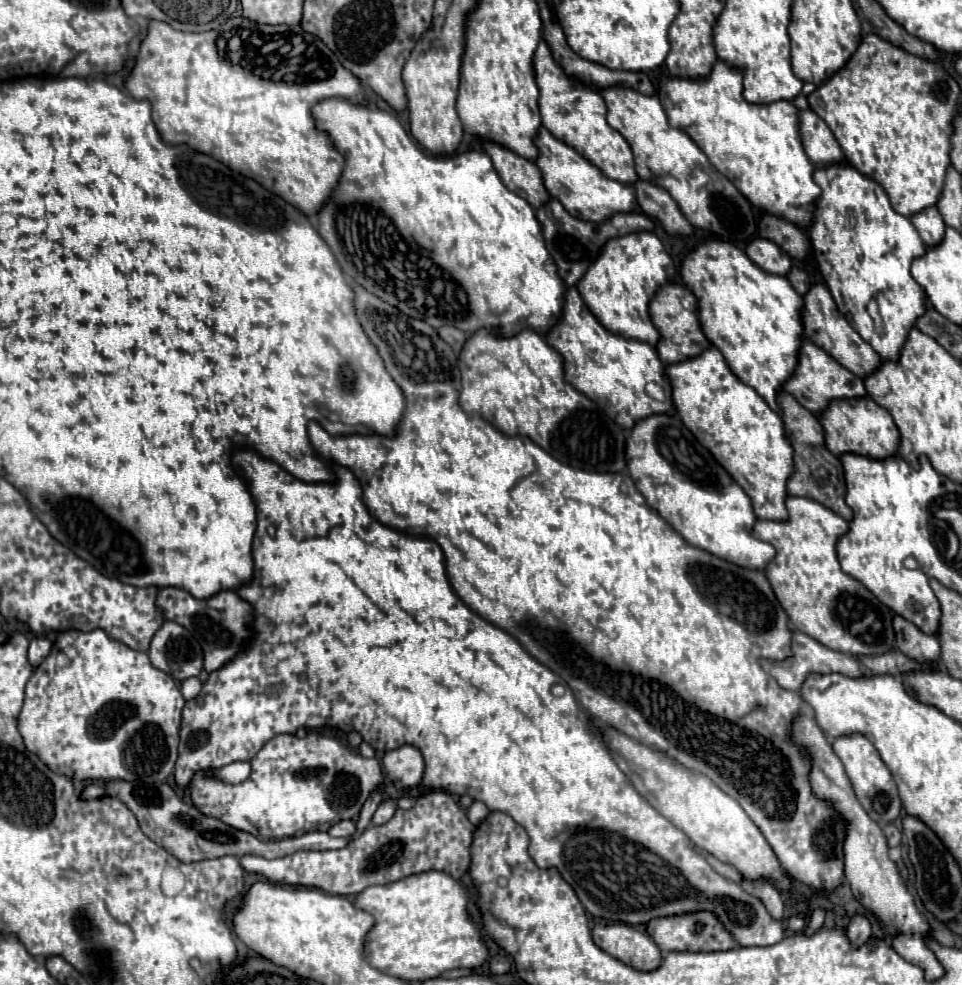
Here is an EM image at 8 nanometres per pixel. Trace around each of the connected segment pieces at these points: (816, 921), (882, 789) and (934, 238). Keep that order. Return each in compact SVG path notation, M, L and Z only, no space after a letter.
M816 909L812 915L810 915L810 921L804 929L804 935L814 935L816 931L820 931L824 925L824 911L822 909Z
M850 735L850 737L834 739L832 749L840 757L840 761L844 763L846 775L850 777L850 781L854 785L854 791L856 791L856 797L862 803L862 807L866 809L866 813L874 821L884 821L884 823L894 821L902 811L902 801L898 797L896 783L892 781L892 775L886 769L884 761L880 759L876 747L864 735Z
M936 207L924 209L922 213L914 215L910 221L918 229L918 233L920 233L922 241L926 243L926 247L936 247L942 241L944 231L946 231L946 225L944 225L942 215L938 213Z

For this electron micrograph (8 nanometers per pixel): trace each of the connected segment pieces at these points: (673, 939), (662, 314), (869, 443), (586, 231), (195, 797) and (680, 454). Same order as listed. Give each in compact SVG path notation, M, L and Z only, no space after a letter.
M694 911L670 917L656 917L646 923L648 935L656 941L662 951L728 951L738 947L730 931L724 929L722 921L712 911Z
M670 283L666 285L666 289L662 289L662 293L658 293L658 297L654 297L654 301L650 303L650 317L654 317L654 325L658 325L658 331L660 331L660 341L656 349L662 361L666 361L666 365L692 359L712 347L712 343L706 339L700 327L698 301L694 293L682 283Z
M868 397L866 401L842 401L842 405L830 405L830 413L820 417L820 423L826 431L826 447L834 455L856 453L870 459L888 459L898 455L900 431L894 425L892 415Z
M552 199L548 205L540 207L536 211L536 217L538 217L538 221L542 221L542 231L546 233L546 247L550 249L550 253L554 253L558 273L566 281L568 287L572 287L580 281L580 277L586 273L590 263L594 263L598 259L602 247L610 239L622 237L622 235L628 235L628 233L636 233L636 231L652 231L654 229L652 219L642 215L642 213L614 215L610 221L604 221L604 223L582 221L582 219L576 219L576 217L568 215L566 209L562 207L562 203L556 201L556 199Z
M308 733L306 737L298 739L296 735L274 735L252 759L252 773L242 783L226 783L216 775L208 775L204 771L194 773L188 783L188 793L194 807L208 815L224 821L226 825L252 833L260 839L284 839L302 835L308 831L328 831L334 823L344 819L356 819L366 797L372 789L384 783L382 767L378 759L366 759L360 753L344 747L332 737L324 737L318 733Z
M648 417L646 421L638 421L632 429L632 435L626 443L626 463L630 477L634 479L638 491L646 497L648 505L654 507L682 537L716 557L722 557L738 567L746 569L760 569L764 571L766 565L774 559L776 549L770 543L764 543L752 535L752 527L756 523L756 515L752 509L750 497L744 493L742 487L728 475L728 471L712 457L708 449L704 449L694 435L684 427L680 417Z

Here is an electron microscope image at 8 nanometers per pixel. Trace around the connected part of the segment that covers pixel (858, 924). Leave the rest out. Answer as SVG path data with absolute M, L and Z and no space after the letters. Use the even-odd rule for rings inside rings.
M856 915L856 917L850 919L850 925L846 929L846 935L848 935L848 941L850 941L852 947L864 945L868 941L870 933L872 933L872 927L870 927L870 921L866 917Z

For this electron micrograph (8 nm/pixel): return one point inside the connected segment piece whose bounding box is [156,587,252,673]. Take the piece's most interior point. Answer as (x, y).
(222, 621)

